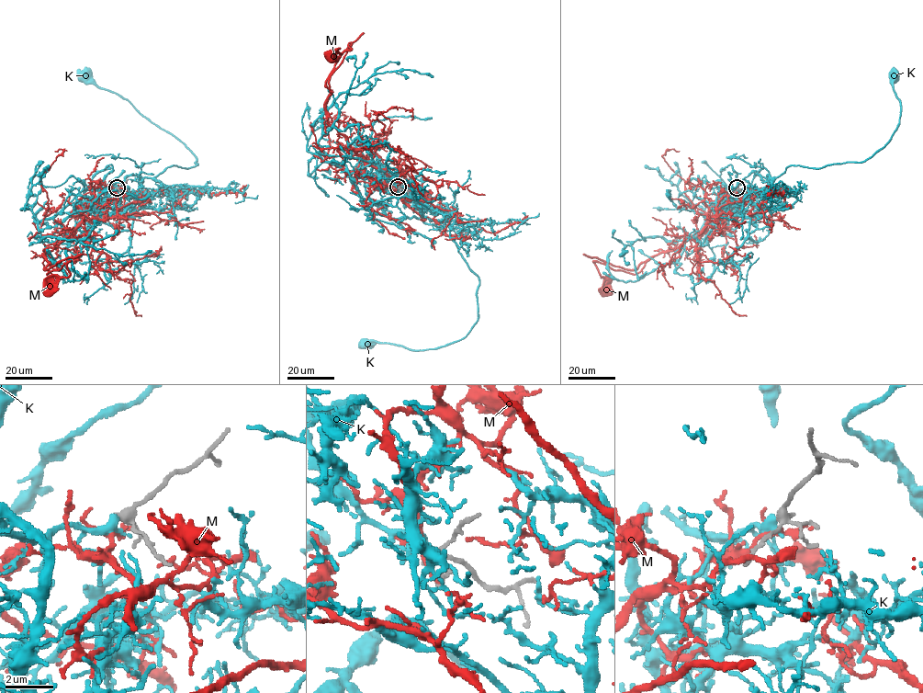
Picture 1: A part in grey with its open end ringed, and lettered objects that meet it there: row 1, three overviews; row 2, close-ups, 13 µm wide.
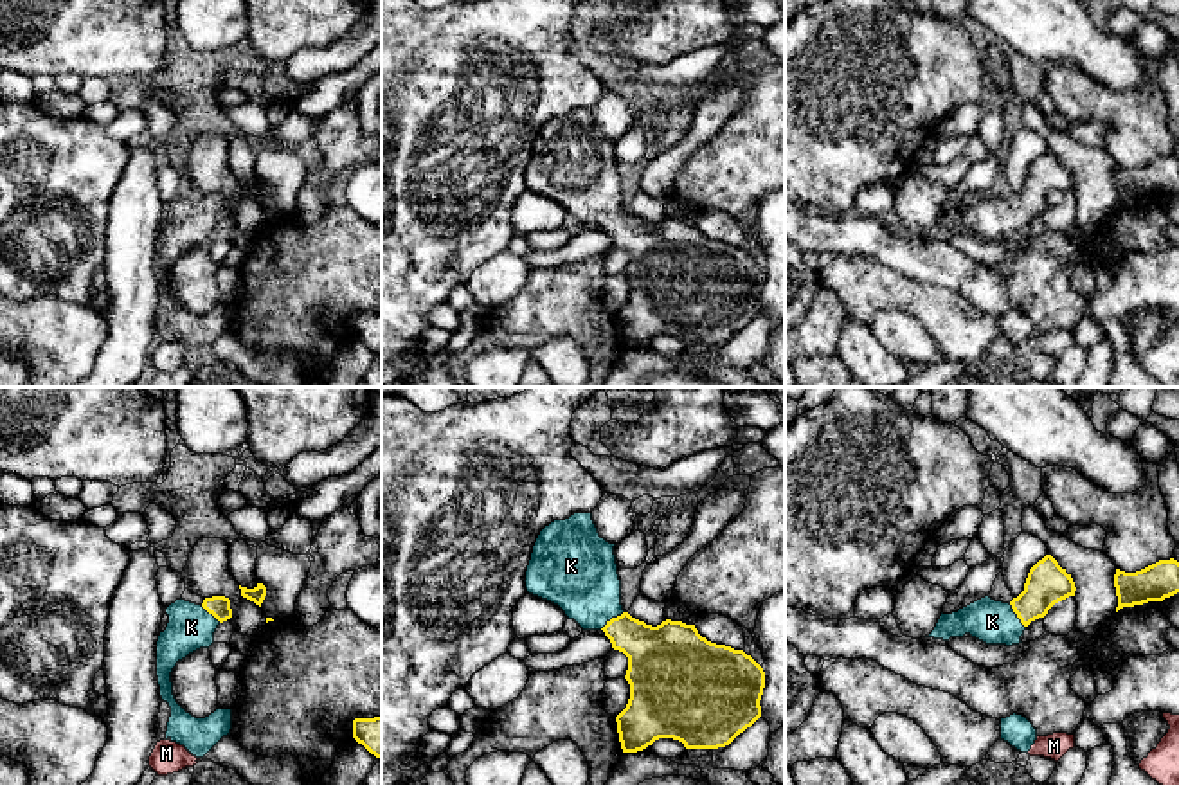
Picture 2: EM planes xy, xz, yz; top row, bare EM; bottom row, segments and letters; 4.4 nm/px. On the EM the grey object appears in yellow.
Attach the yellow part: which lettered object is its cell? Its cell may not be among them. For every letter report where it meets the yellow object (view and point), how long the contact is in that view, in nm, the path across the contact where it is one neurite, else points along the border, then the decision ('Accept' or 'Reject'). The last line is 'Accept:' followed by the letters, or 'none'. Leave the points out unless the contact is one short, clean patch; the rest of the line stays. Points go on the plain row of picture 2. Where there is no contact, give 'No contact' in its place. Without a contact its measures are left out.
K: Touches yellow at xz (612, 215). Shared border 140 nm. Path across: xz (656, 251), (612, 215), (591, 193), (580, 171). Accept
M: No contact. Reject
Accept: K

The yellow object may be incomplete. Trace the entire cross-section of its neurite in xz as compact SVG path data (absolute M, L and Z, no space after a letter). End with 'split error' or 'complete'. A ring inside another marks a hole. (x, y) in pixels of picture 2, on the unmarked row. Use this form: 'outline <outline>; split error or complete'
outline M574 110L565 117L551 119L540 128L533 142L524 176L527 189L558 202L583 227L603 227L612 245L628 254L625 275L630 281L630 295L626 304L616 313L623 349L643 347L659 335L679 337L686 346L718 346L729 342L761 313L763 265L743 247L707 238L698 230L695 221L666 216L652 223L625 209L614 142L599 133L592 110Z; split error

